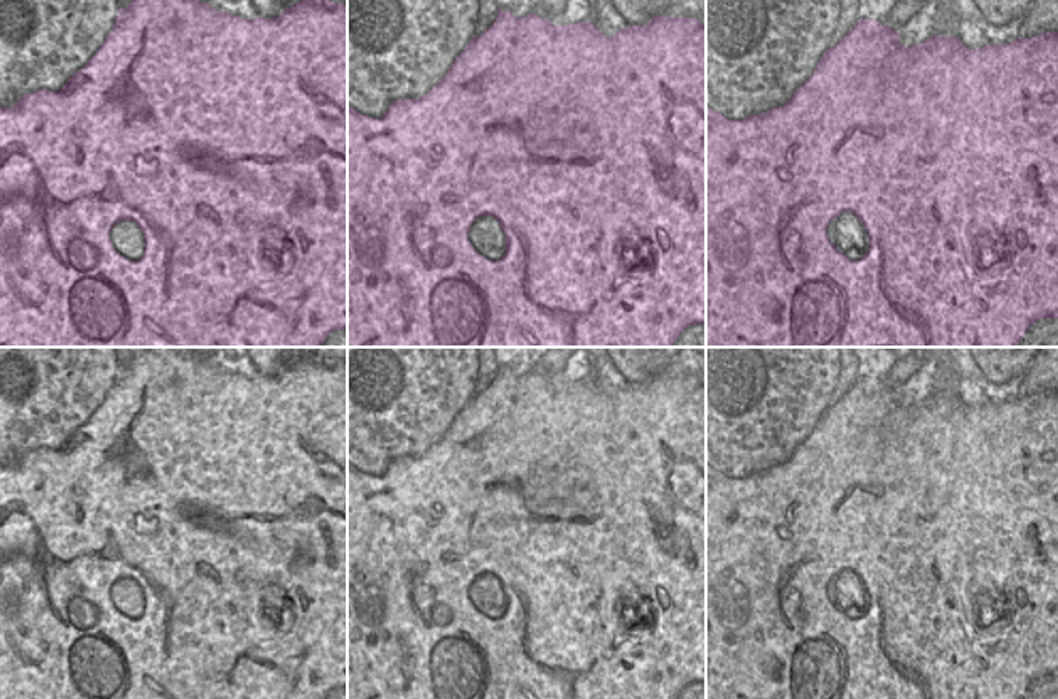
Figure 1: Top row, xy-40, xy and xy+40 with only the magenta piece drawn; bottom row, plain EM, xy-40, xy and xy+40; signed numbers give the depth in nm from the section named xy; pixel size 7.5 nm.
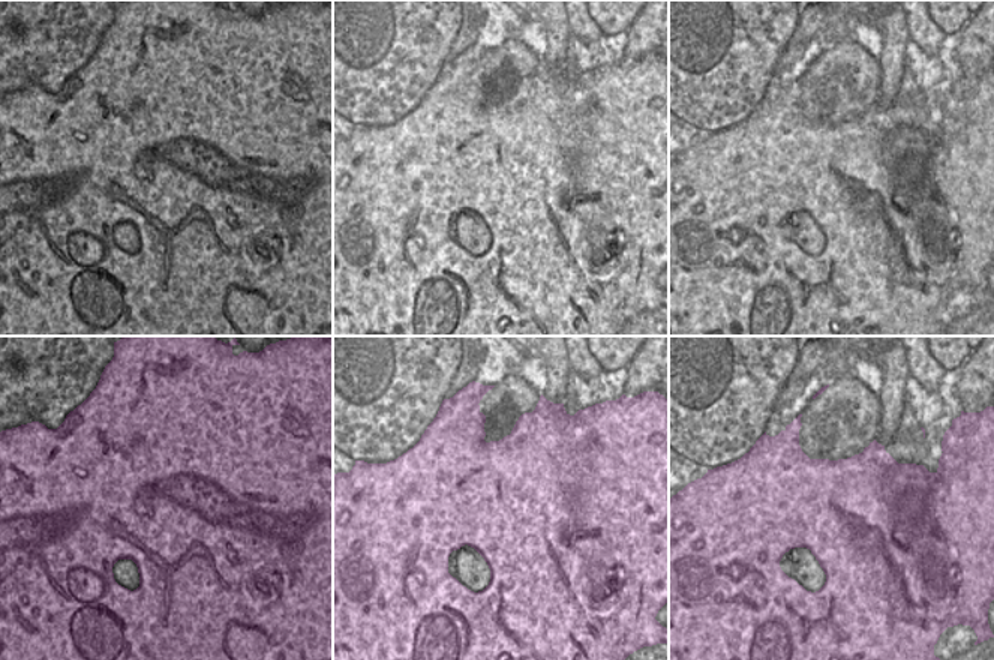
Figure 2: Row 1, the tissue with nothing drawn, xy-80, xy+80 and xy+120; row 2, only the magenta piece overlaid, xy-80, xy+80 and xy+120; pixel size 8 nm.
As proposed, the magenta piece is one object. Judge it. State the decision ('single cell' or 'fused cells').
fused cells

